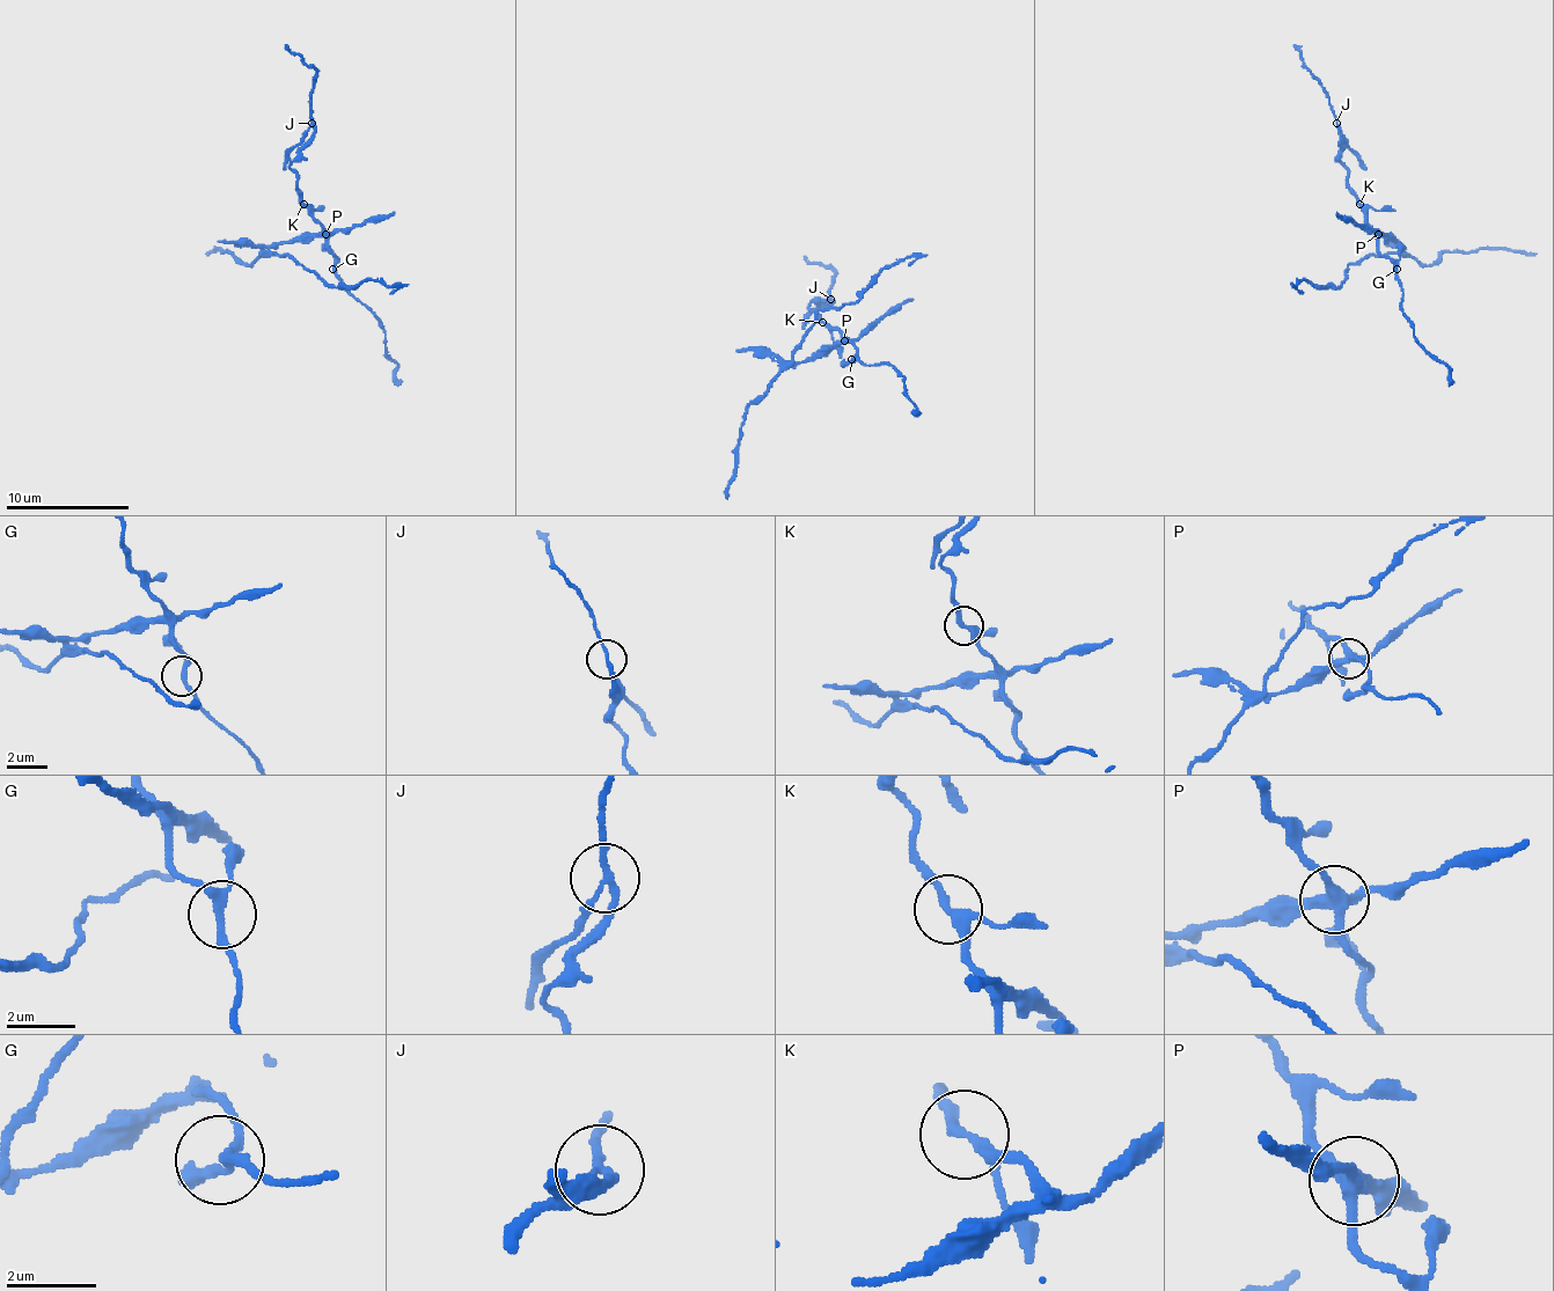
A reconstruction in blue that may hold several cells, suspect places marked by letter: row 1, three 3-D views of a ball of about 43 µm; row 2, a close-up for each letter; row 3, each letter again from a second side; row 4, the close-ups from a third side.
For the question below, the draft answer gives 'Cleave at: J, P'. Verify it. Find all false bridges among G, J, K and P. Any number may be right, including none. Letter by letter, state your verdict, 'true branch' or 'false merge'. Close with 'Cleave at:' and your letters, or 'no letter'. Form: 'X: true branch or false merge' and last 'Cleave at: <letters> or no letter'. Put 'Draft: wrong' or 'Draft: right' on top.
Draft: right
G: true branch
J: false merge
K: true branch
P: false merge
Cleave at: J, P

